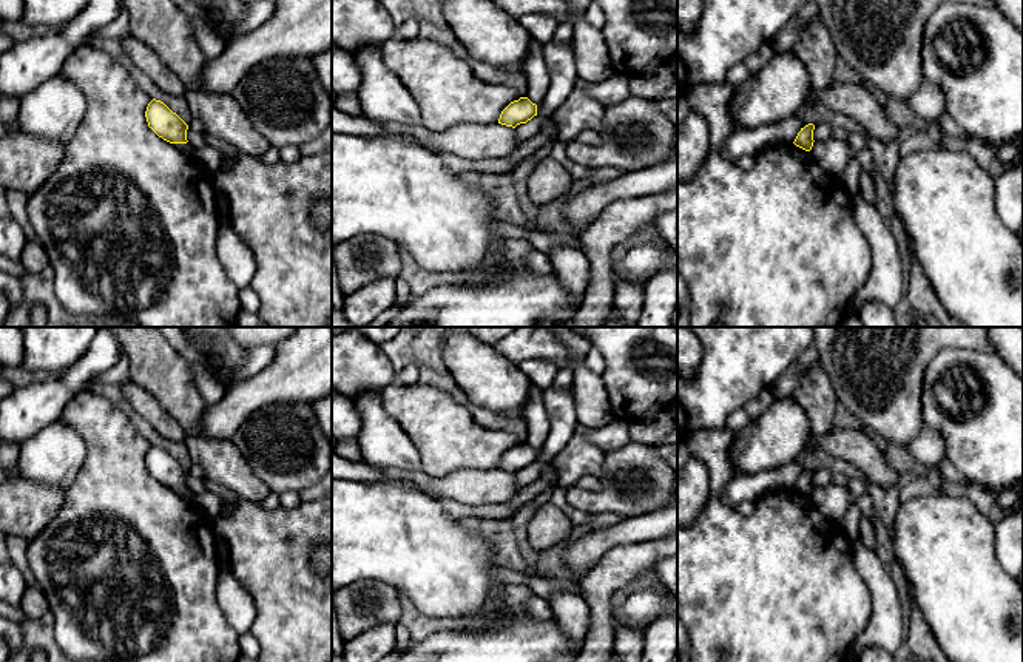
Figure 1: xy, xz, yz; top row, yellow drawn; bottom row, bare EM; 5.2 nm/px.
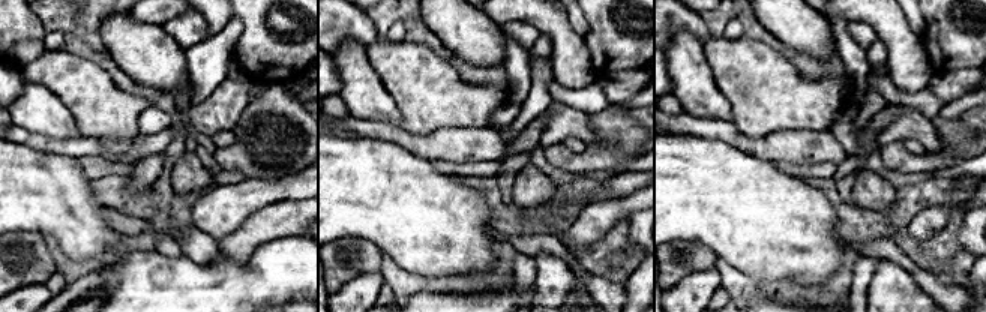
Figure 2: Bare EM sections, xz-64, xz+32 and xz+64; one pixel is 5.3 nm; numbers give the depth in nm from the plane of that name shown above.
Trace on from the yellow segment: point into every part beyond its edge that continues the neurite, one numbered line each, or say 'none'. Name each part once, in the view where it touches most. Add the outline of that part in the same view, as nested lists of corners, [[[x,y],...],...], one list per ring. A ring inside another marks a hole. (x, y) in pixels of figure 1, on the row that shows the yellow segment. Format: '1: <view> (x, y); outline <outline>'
none

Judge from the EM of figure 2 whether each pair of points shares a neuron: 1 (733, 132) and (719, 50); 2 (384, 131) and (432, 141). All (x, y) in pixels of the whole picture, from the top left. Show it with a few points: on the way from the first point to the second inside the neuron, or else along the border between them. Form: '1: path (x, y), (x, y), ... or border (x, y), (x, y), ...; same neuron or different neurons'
1: border (731, 120), (742, 132), (751, 137), (763, 137); different neurons
2: path (396, 134), (408, 141), (420, 141); same neuron

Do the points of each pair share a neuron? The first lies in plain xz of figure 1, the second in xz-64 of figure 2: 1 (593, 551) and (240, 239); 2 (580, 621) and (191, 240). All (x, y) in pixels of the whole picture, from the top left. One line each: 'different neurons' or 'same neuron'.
1: different neurons
2: same neuron

